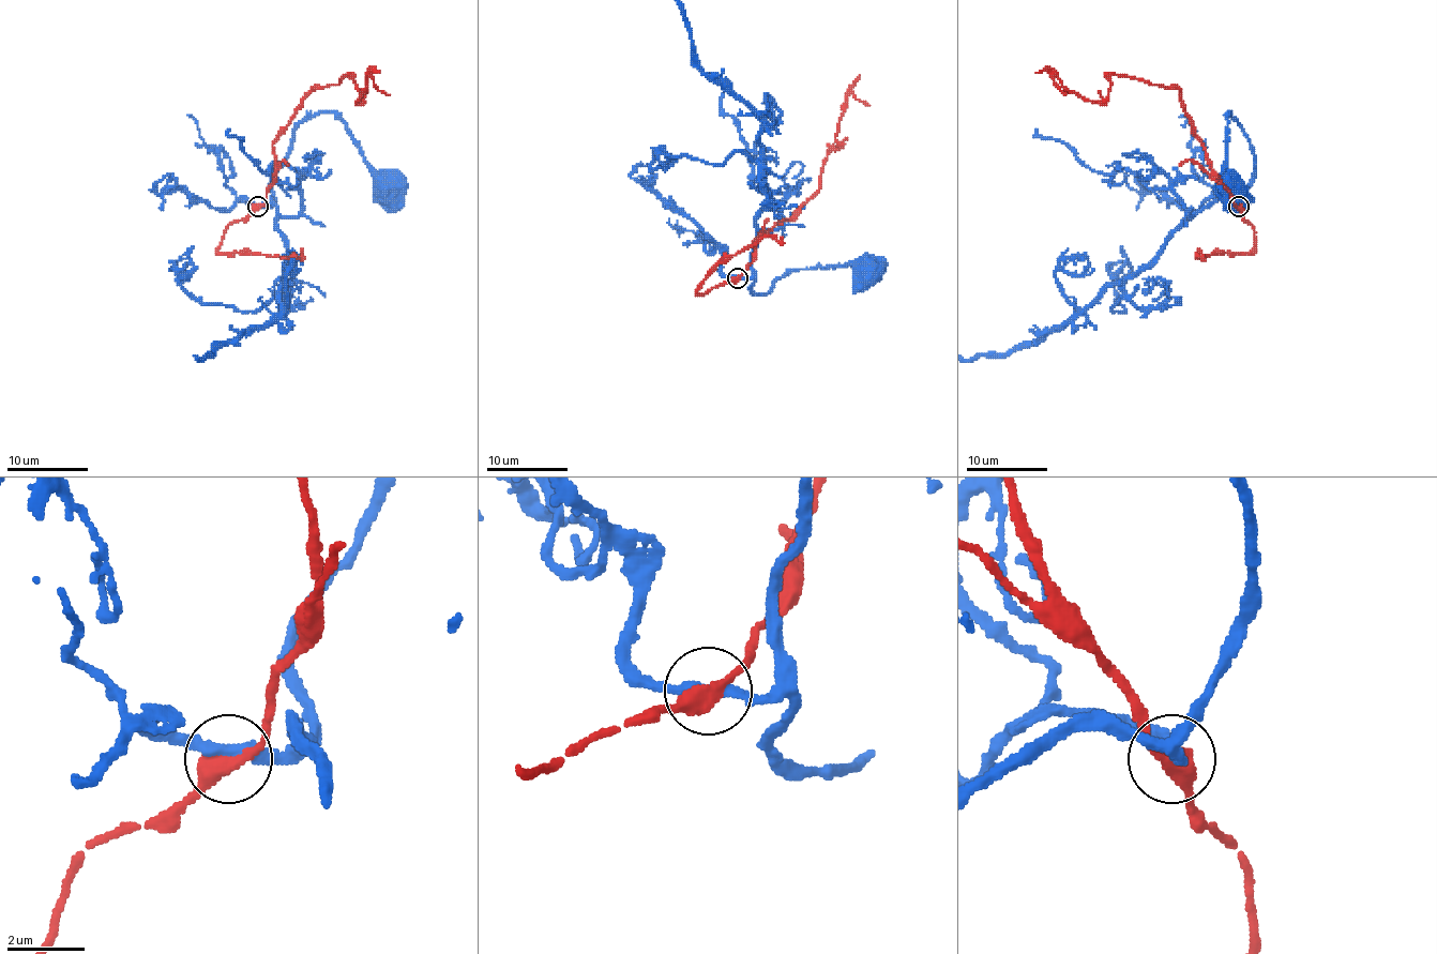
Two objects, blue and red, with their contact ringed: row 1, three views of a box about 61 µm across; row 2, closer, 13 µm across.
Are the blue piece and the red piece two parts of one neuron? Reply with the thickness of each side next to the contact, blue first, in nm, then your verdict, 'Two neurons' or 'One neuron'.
Thickness 300 nm (blue) against 440 nm. Two neurons

